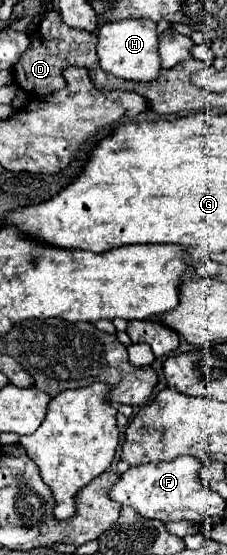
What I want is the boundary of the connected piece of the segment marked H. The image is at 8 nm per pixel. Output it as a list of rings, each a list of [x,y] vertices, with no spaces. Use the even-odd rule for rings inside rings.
[[[118,20],[108,22],[98,32],[98,58],[102,70],[122,80],[156,80],[162,66],[158,54],[156,24],[146,20]]]

